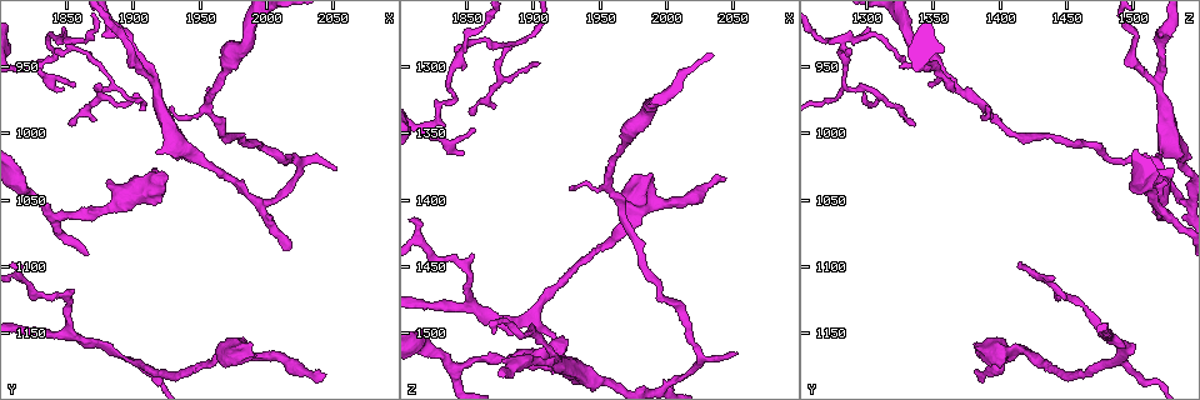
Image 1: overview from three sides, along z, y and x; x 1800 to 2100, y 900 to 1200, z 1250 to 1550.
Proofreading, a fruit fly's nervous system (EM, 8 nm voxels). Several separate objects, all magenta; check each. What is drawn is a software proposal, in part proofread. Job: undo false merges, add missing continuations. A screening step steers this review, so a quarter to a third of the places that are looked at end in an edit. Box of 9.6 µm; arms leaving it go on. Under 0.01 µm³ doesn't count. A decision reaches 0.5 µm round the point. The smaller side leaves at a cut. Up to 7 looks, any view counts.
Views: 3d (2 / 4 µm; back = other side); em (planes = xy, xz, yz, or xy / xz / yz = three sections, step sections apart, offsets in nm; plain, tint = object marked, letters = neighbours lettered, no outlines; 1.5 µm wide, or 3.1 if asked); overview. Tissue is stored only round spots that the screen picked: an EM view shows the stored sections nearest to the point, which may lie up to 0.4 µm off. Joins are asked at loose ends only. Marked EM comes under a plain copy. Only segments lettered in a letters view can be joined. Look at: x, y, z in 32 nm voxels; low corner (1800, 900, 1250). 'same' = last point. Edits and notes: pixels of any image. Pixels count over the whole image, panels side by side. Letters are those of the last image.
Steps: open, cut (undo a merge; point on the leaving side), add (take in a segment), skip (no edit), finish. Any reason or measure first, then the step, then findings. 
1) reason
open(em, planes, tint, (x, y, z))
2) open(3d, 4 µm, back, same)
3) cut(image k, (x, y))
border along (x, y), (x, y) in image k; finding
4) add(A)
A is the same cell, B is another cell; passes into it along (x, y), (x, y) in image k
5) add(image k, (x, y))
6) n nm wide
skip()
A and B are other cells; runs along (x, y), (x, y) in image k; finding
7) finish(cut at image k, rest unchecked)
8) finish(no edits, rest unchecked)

branch stops here
open(em, planes, tint, (2046, 1184, 1384))

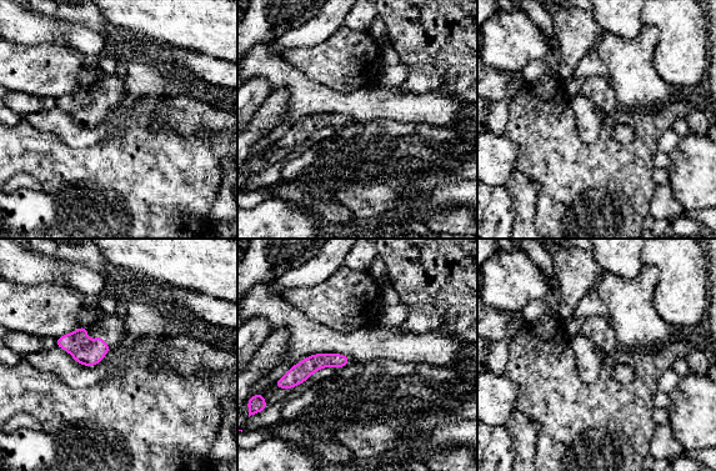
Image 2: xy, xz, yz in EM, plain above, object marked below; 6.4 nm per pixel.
open(em, planes, letters, same)

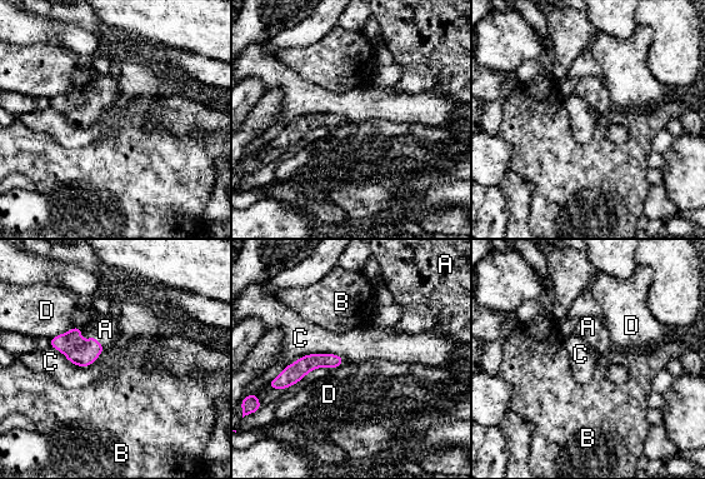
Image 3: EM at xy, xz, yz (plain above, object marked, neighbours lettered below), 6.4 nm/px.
add(A)
A is the same cell, B, C and D are other cells; it goes on there

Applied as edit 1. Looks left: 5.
narrows sharply
open(3d, 2 µm, back, (1948, 1174, 1438))

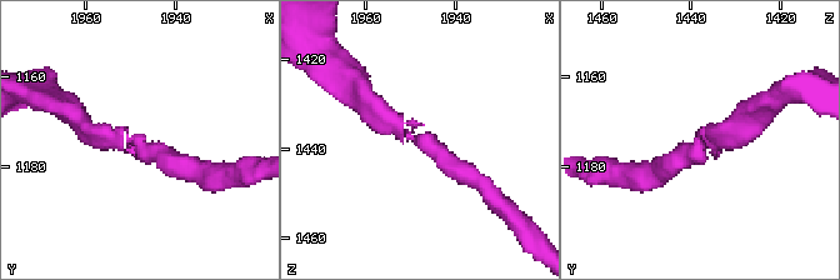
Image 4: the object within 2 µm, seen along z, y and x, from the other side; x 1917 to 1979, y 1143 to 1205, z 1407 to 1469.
open(em, planes, letters, (1949, 1175, 1436))

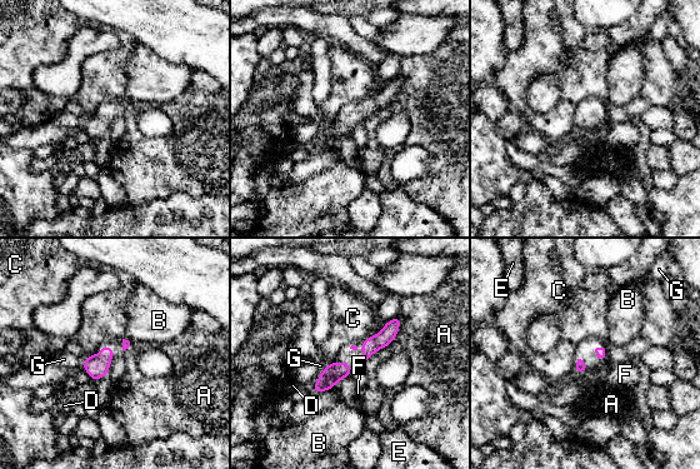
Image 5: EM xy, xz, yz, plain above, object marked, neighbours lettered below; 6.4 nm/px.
60 nm wide
skip()
A, B, C, D, E, F and G are other cells; border along (334, 360), (325, 367) in image 5; one neuron here

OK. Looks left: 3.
finish(add at image 3, rest unchecked)

